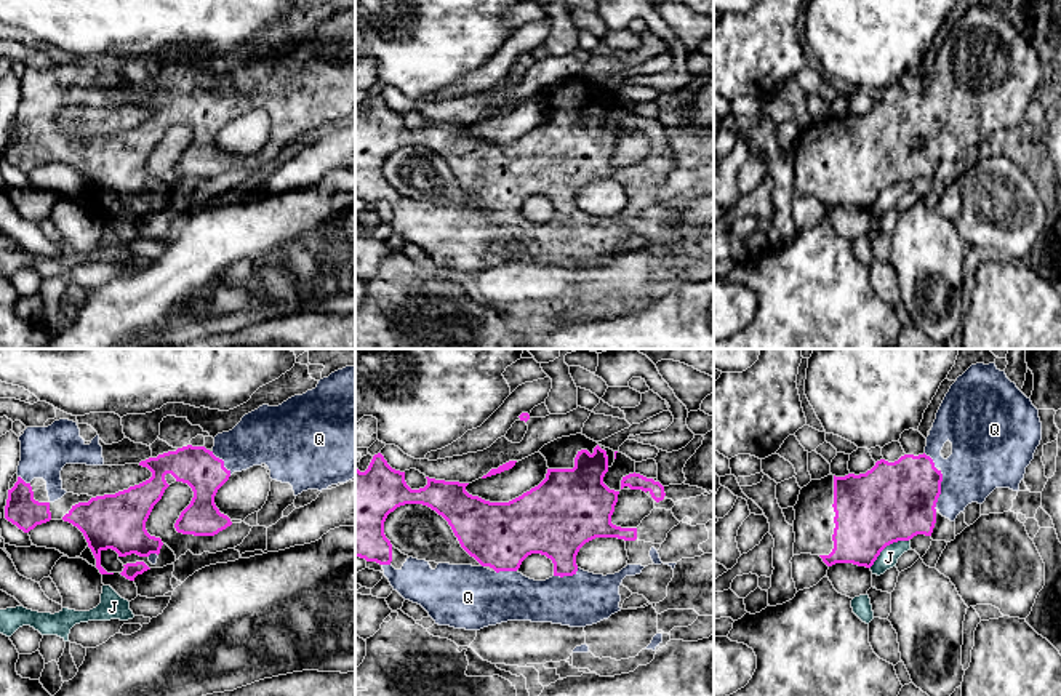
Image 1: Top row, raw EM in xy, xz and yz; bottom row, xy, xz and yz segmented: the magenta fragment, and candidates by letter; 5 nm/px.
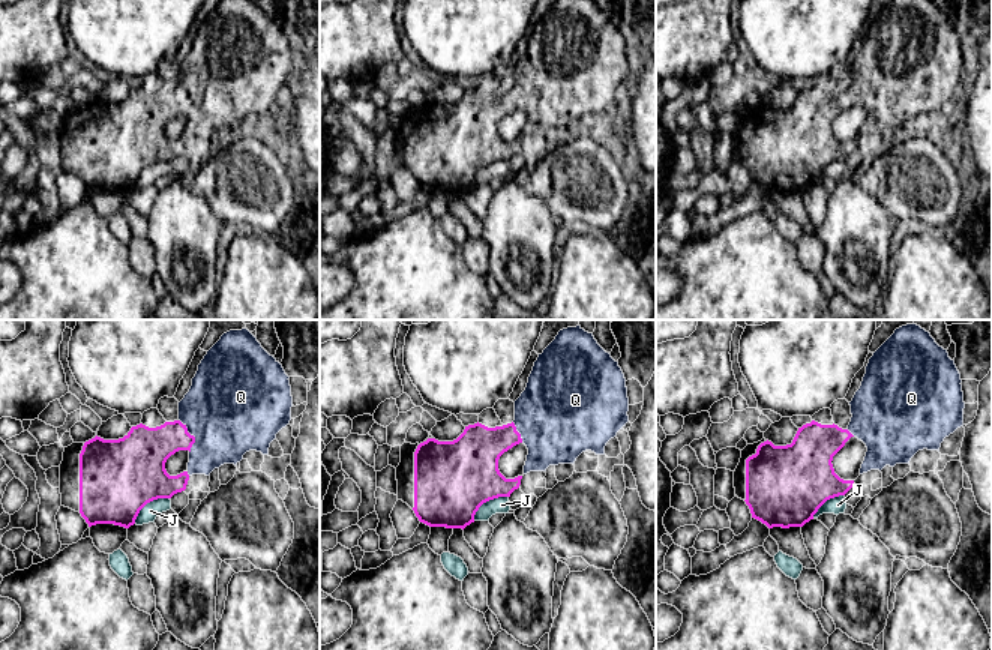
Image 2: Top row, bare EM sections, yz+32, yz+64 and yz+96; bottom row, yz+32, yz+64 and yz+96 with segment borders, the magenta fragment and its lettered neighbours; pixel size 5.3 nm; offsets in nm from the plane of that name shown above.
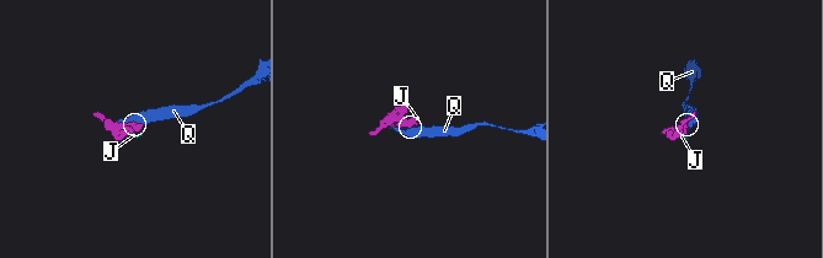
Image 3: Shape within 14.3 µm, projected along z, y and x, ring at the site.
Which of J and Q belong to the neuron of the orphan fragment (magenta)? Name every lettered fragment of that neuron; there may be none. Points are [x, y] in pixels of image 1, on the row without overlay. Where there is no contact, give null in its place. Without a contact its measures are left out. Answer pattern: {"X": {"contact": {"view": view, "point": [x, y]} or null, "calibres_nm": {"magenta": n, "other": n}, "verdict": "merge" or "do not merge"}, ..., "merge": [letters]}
{"J": {"contact": {"view": "yz", "point": [887, 186]}, "calibres_nm": {"magenta": 400, "other": 100}, "verdict": "do not merge"}, "Q": {"contact": {"view": "yz", "point": [940, 132]}, "calibres_nm": {"magenta": 400, "other": 300}, "verdict": "merge"}, "merge": ["Q"]}

